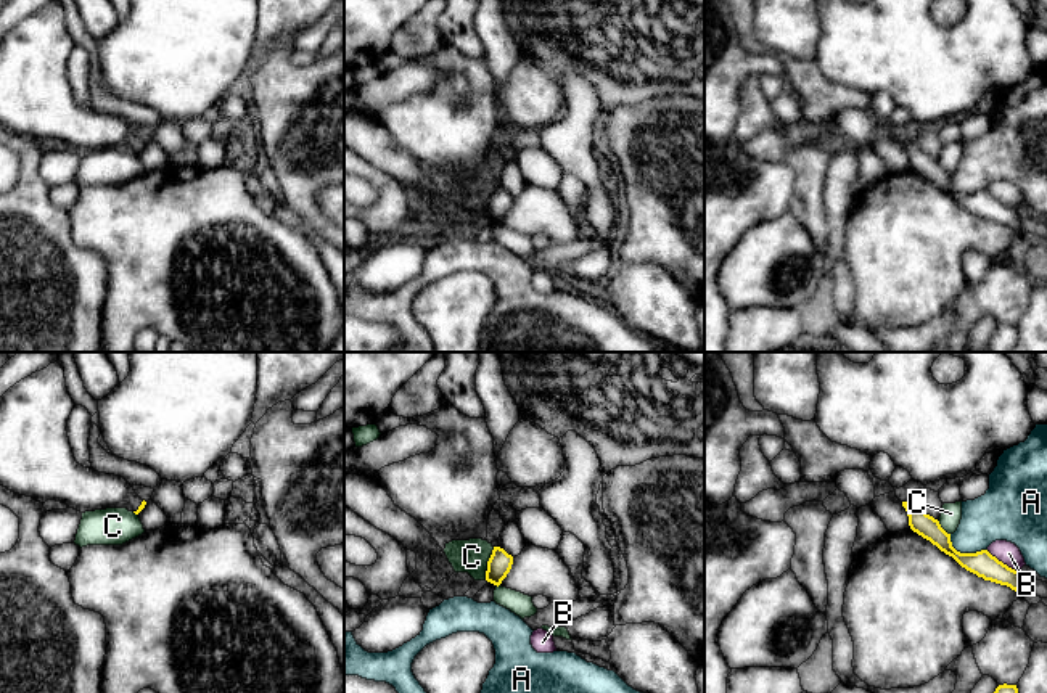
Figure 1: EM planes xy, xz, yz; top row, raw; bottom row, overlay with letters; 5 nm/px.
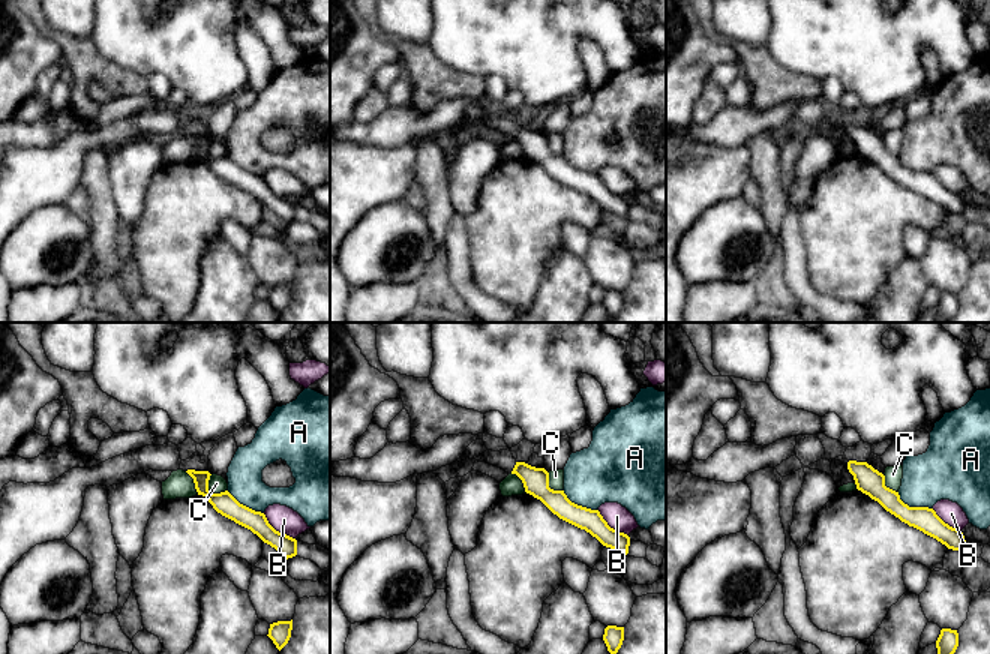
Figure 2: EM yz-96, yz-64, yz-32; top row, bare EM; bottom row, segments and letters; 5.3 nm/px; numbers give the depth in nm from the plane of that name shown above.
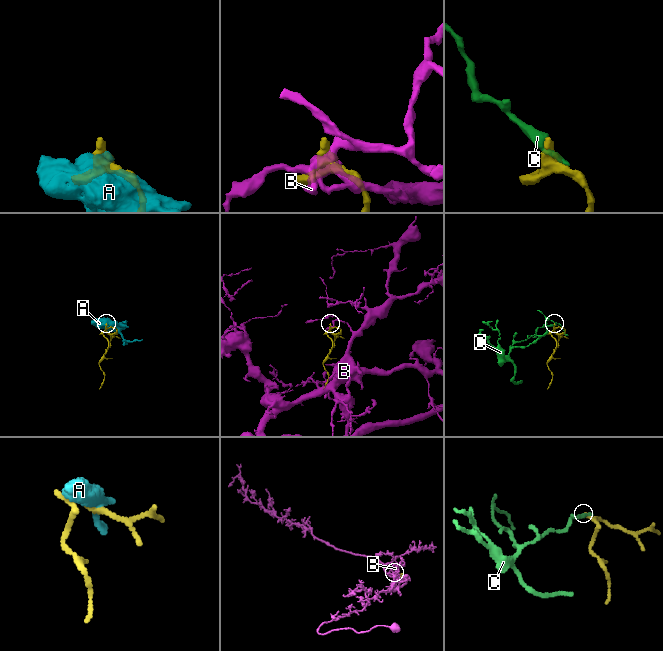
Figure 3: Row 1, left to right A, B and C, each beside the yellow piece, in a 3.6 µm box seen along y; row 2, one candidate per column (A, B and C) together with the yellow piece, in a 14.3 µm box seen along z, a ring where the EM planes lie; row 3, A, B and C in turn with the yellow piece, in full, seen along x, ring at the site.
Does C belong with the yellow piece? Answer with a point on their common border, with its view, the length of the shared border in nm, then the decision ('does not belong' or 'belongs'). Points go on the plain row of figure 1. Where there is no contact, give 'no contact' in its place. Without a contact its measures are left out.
xz (489, 198) | 120 nm | does not belong

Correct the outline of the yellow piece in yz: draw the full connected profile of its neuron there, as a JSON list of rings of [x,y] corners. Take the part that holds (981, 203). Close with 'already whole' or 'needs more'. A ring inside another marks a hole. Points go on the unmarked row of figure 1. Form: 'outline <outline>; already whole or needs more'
outline [[[902,141],[909,156],[909,166],[914,172],[936,185],[941,191],[952,196],[962,207],[1000,225],[1007,225],[1015,232],[1021,232],[1020,211],[1015,211],[992,196],[987,190],[976,193],[960,193],[952,187],[951,174],[947,174],[938,159],[922,151],[909,141]]]; already whole

